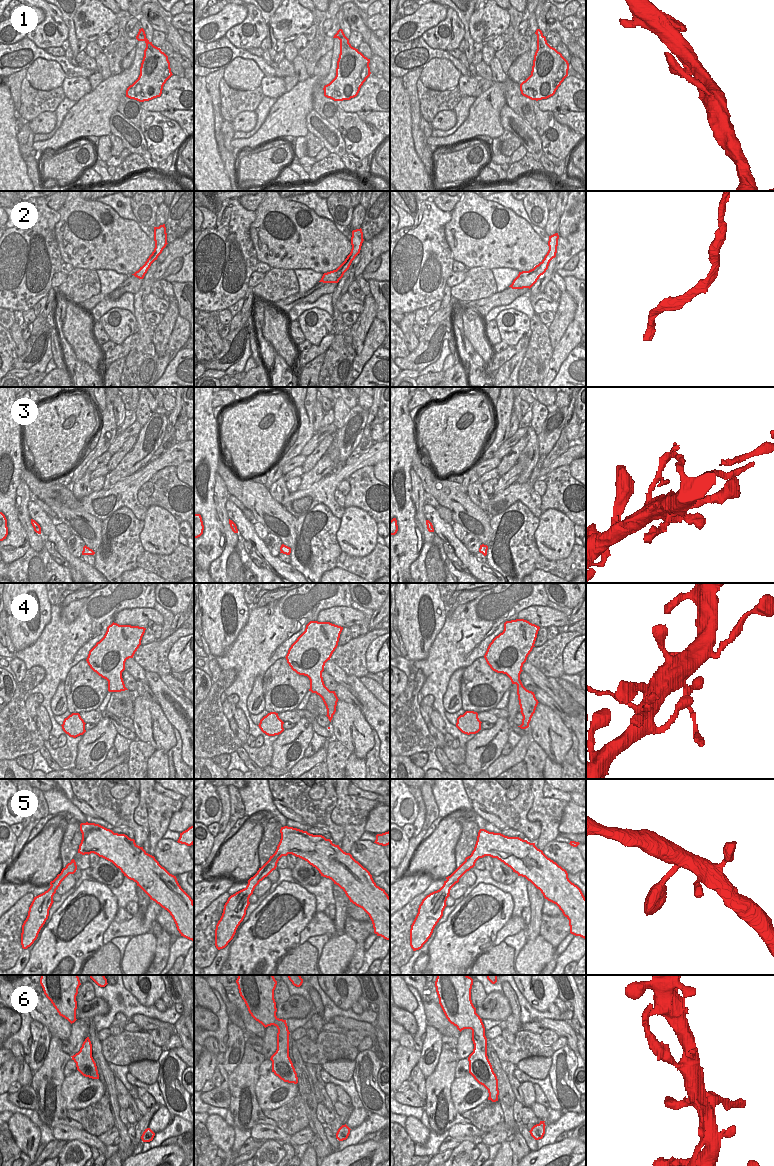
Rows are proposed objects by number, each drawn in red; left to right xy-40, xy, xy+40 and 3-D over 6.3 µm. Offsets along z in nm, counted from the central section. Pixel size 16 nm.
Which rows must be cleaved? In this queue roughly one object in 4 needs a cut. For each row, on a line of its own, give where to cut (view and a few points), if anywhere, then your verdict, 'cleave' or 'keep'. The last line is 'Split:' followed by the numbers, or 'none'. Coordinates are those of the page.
1: no cut | keep
2: no cut | keep
3: no cut | keep
4: no cut | keep
5: no cut | keep
6: no cut | keep
Split: none

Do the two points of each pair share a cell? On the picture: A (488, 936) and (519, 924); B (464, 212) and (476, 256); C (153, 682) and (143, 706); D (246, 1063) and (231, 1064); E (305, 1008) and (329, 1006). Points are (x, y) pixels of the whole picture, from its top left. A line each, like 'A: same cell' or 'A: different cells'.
A: different cells
B: same cell
C: different cells
D: different cells
E: different cells

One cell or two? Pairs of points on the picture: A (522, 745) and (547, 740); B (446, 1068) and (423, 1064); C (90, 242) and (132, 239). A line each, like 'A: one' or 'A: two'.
A: two
B: two
C: one

